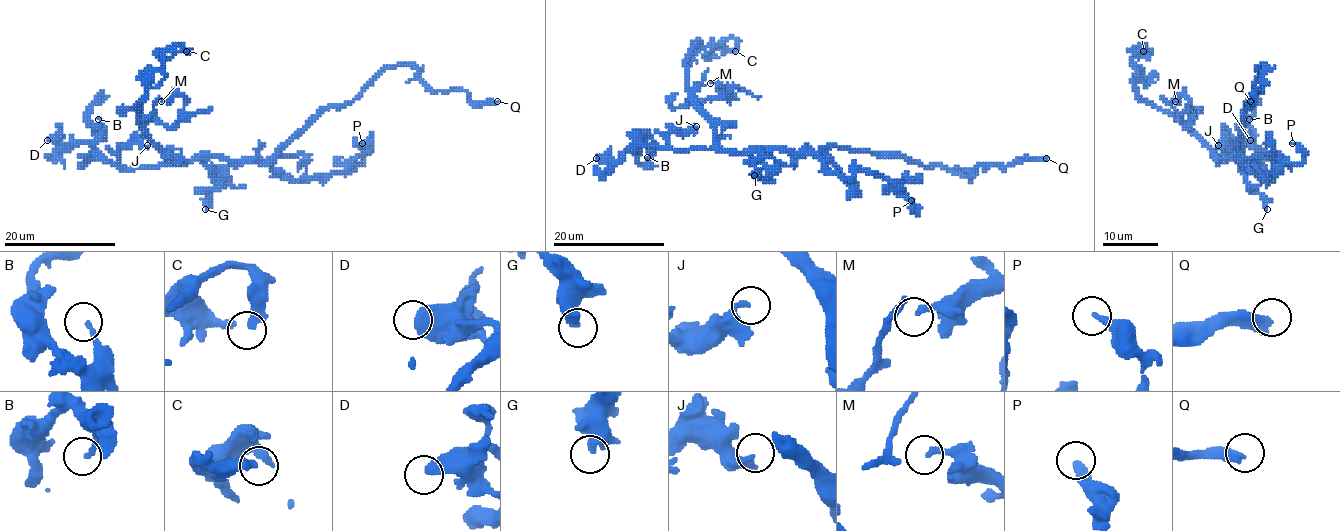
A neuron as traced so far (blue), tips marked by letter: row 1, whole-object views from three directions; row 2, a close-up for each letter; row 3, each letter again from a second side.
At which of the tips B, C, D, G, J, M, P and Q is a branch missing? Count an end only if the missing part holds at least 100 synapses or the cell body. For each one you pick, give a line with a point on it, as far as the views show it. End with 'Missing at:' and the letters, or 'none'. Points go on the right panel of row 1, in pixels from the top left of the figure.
Q: (1250, 101)
Missing at: Q

